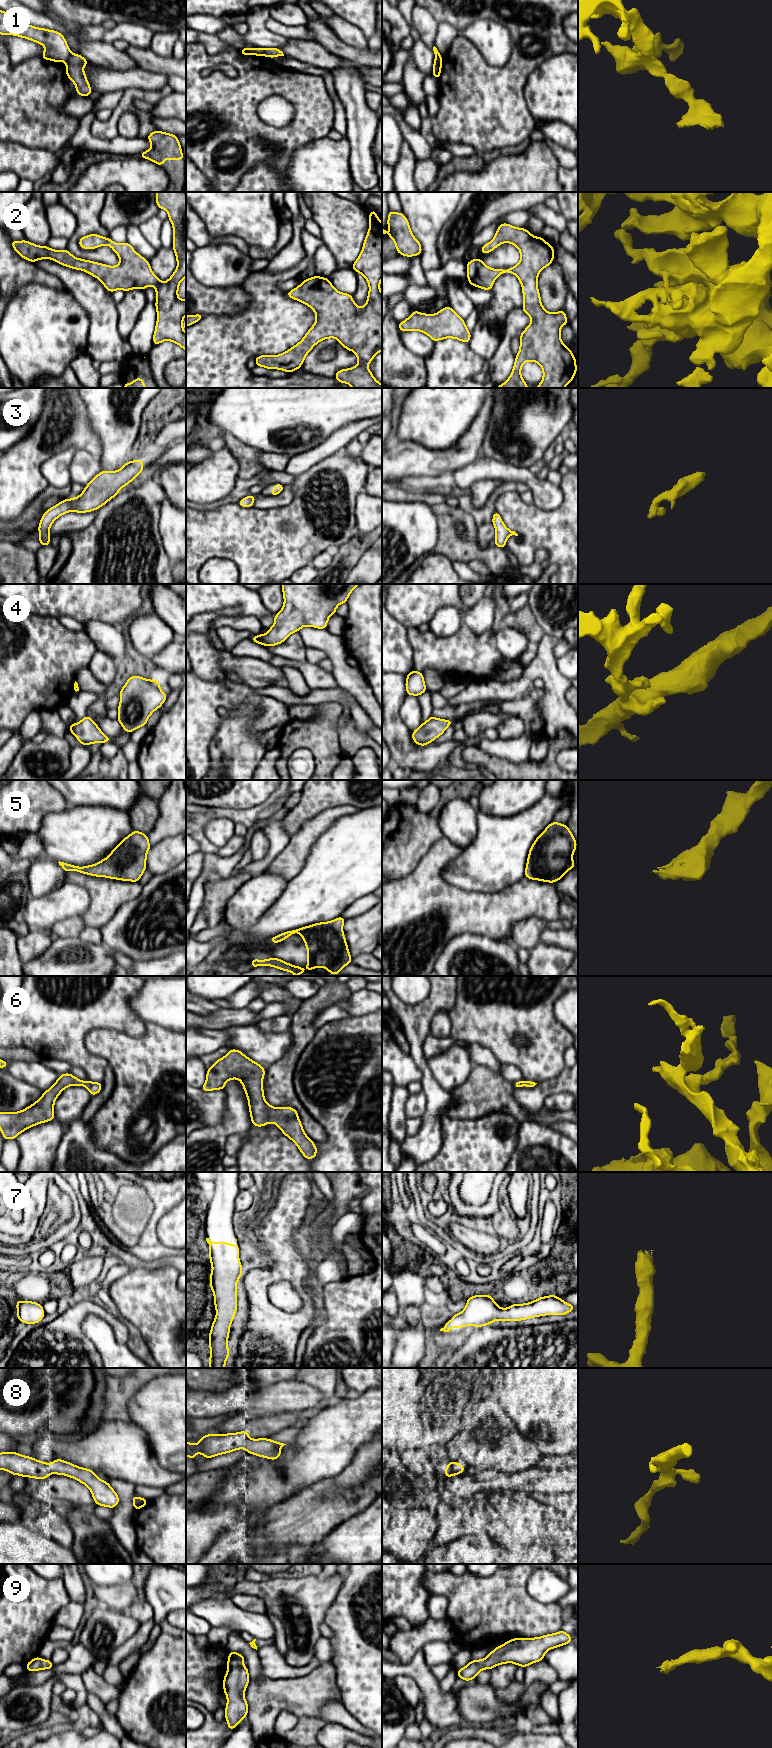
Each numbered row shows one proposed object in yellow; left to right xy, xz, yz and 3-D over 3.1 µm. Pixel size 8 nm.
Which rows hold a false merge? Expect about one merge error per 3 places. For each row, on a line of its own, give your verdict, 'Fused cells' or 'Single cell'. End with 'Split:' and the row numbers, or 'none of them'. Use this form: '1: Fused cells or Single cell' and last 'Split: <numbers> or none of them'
1: Fused cells
2: Single cell
3: Single cell
4: Single cell
5: Single cell
6: Single cell
7: Single cell
8: Single cell
9: Single cell
Split: 1

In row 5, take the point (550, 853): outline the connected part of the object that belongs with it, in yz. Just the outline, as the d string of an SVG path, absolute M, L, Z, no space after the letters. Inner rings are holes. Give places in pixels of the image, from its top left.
M553 821L533 842L527 858L525 877L549 883L560 880L567 871L576 866L572 860L576 846L577 842L568 826Z

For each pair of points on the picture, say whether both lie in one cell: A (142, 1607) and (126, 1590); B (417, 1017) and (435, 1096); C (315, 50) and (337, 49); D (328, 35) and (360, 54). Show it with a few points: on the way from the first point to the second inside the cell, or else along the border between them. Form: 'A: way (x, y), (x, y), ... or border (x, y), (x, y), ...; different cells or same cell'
A: border (137, 1599), (126, 1612); different cells
B: way (417, 1037), (417, 1054), (427, 1076); same cell
C: border (315, 40), (328, 51), (347, 60); different cells
D: way (336, 43), (344, 51), (352, 54); same cell

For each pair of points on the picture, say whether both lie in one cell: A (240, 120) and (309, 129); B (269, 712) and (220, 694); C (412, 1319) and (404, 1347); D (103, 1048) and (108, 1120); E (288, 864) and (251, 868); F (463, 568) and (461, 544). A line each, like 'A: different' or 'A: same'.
A: same
B: same
C: same
D: same
E: different
F: different

